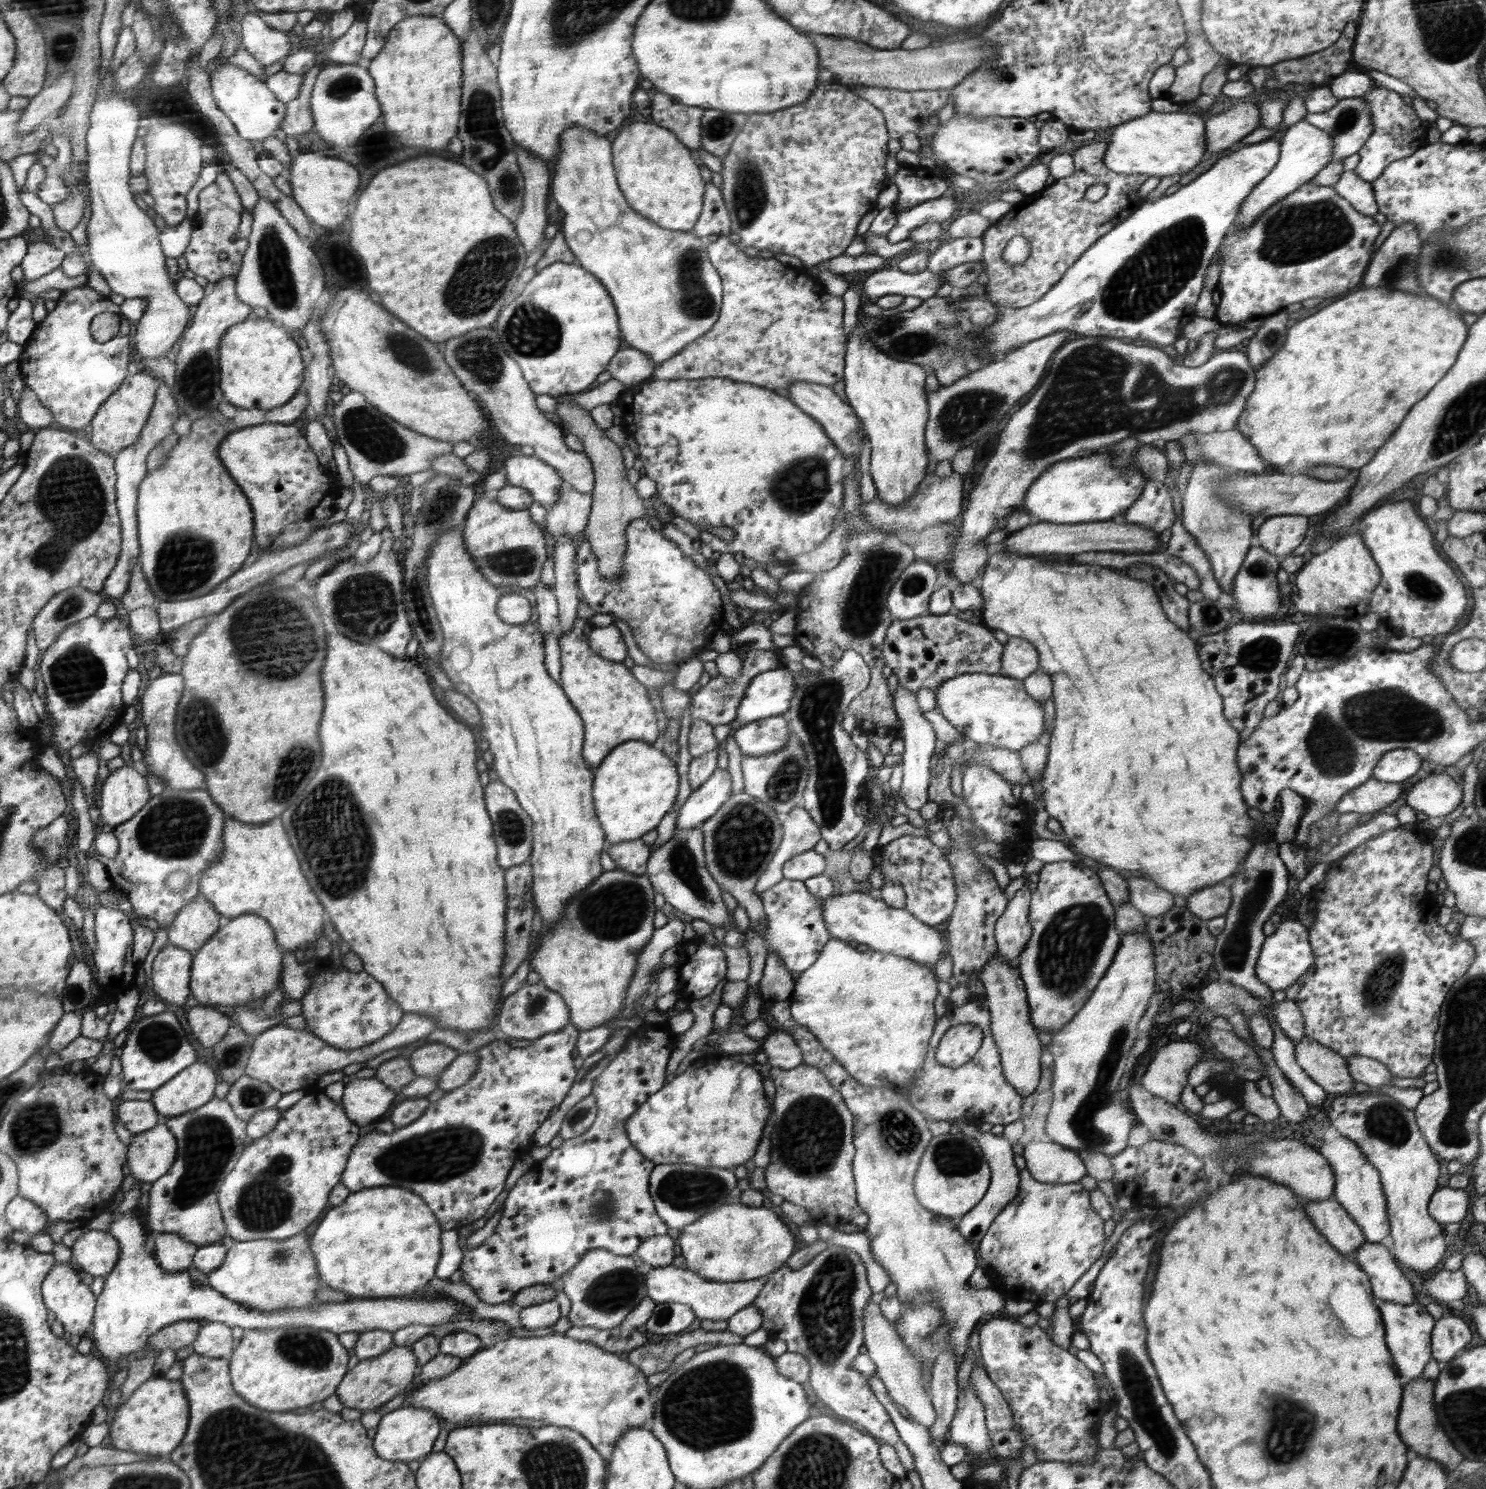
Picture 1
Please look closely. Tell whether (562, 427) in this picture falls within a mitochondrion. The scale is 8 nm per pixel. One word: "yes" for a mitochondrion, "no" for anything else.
no

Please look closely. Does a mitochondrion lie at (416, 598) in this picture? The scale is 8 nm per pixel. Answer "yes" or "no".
yes

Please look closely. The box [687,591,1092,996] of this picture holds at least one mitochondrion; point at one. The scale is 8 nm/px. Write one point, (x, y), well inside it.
(819, 701)

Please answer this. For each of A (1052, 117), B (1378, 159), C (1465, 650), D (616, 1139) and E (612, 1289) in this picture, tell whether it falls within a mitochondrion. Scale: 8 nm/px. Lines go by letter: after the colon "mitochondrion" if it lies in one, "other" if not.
A: other
B: other
C: other
D: other
E: mitochondrion

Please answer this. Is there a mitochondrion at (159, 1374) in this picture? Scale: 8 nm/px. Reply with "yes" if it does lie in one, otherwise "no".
no

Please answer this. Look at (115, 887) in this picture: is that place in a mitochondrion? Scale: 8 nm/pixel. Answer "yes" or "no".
no

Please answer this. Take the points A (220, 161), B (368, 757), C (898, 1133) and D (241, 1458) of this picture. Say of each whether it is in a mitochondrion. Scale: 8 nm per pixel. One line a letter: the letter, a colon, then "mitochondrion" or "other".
A: other
B: other
C: mitochondrion
D: mitochondrion

